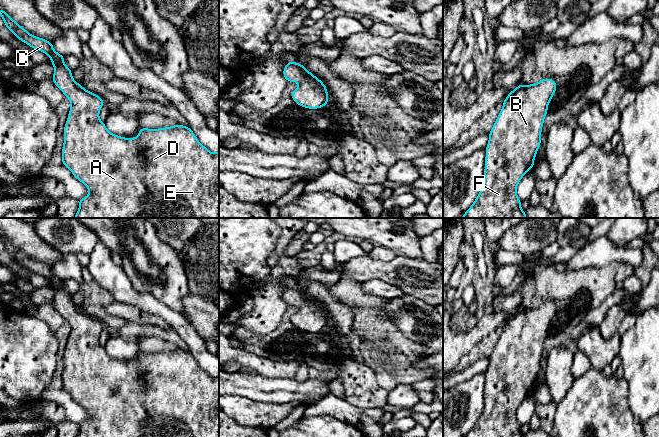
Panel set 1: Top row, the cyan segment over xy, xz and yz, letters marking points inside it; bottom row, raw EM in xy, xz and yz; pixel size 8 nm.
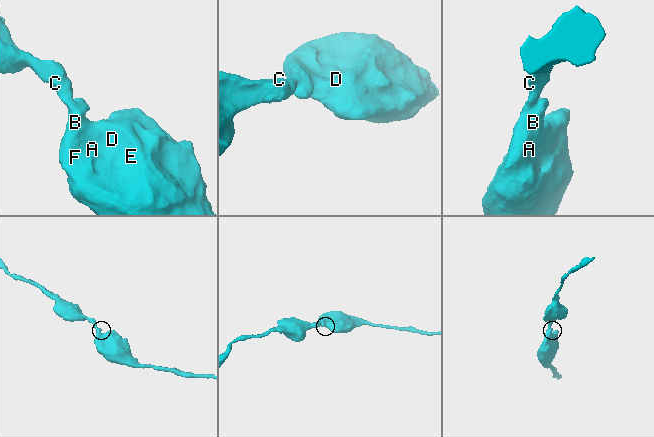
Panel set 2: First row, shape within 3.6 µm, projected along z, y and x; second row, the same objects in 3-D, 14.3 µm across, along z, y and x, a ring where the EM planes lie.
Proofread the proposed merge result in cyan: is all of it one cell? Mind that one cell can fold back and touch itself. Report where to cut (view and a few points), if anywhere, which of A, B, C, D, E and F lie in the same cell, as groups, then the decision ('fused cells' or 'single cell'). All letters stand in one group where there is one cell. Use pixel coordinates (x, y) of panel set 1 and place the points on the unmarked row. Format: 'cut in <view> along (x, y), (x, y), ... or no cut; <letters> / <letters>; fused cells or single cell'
no cut; A B C D E F; single cell

